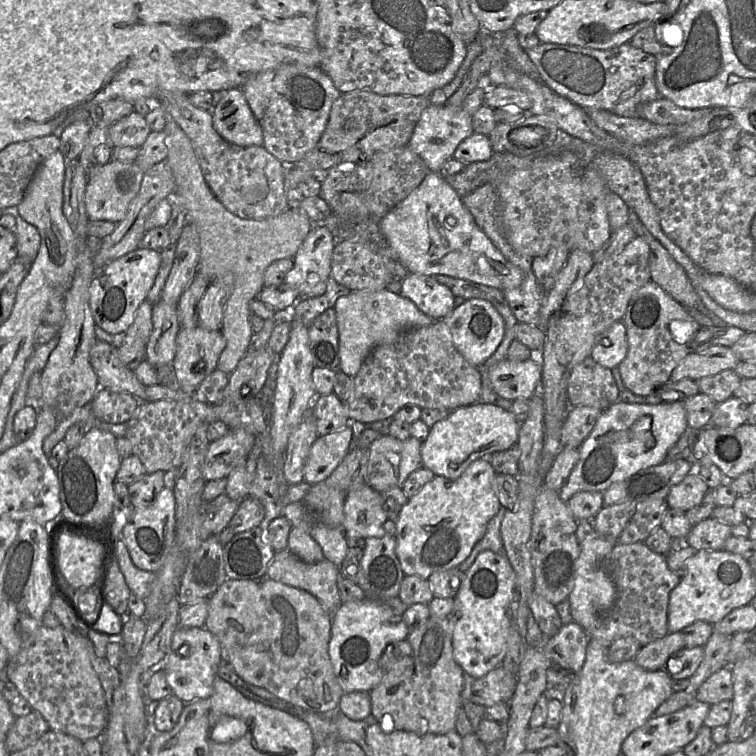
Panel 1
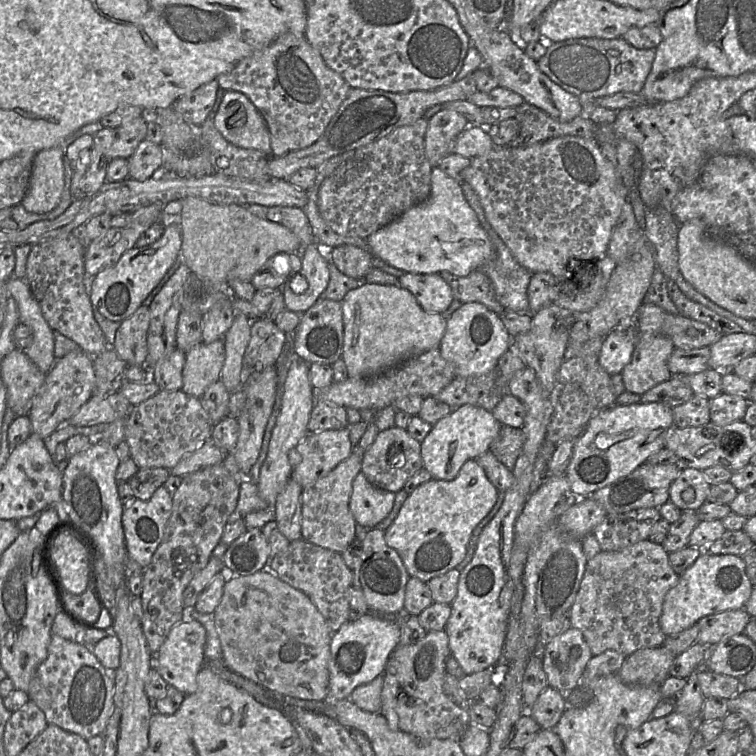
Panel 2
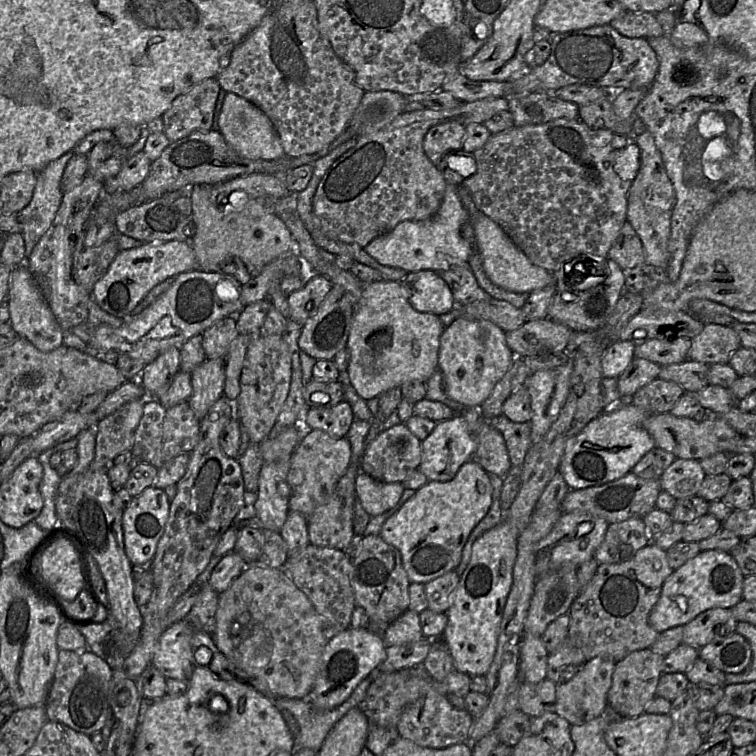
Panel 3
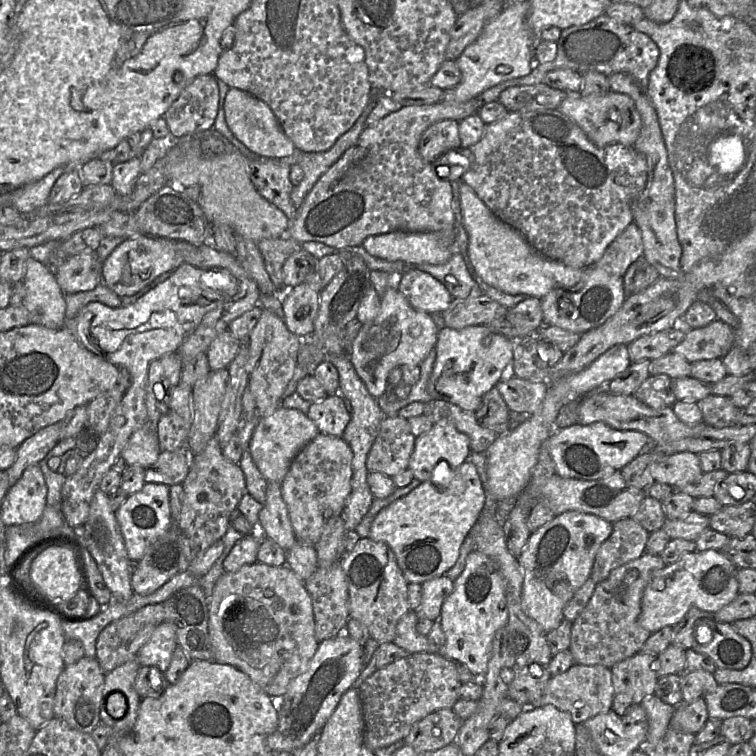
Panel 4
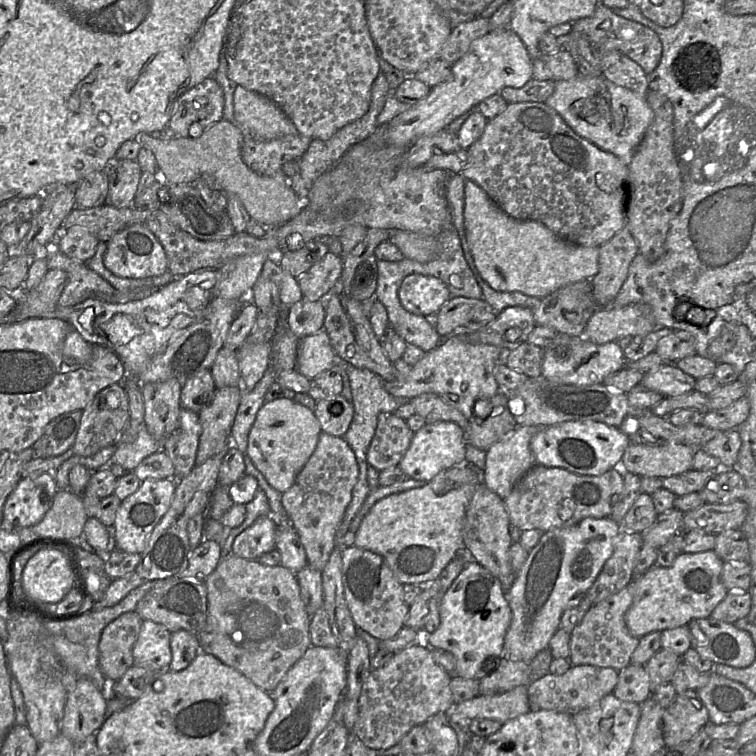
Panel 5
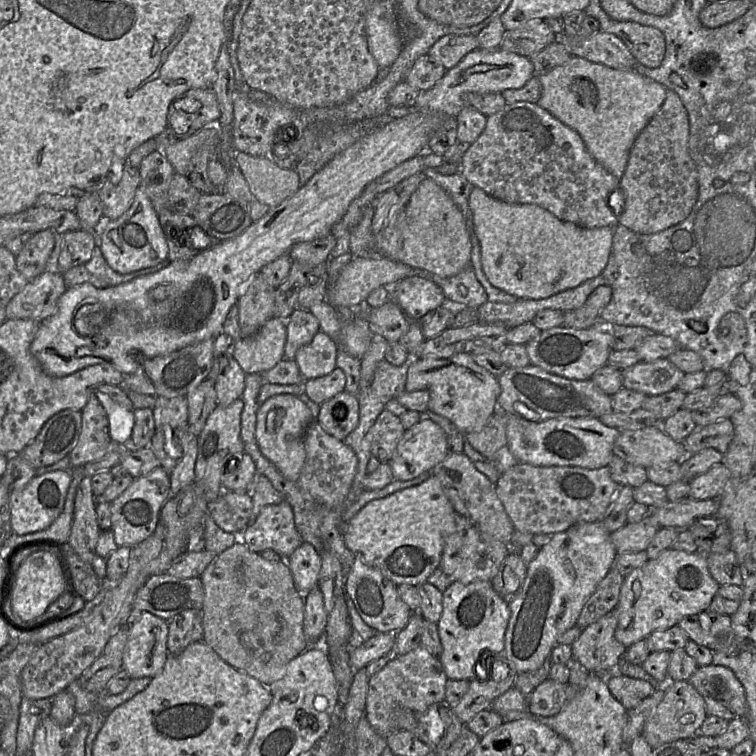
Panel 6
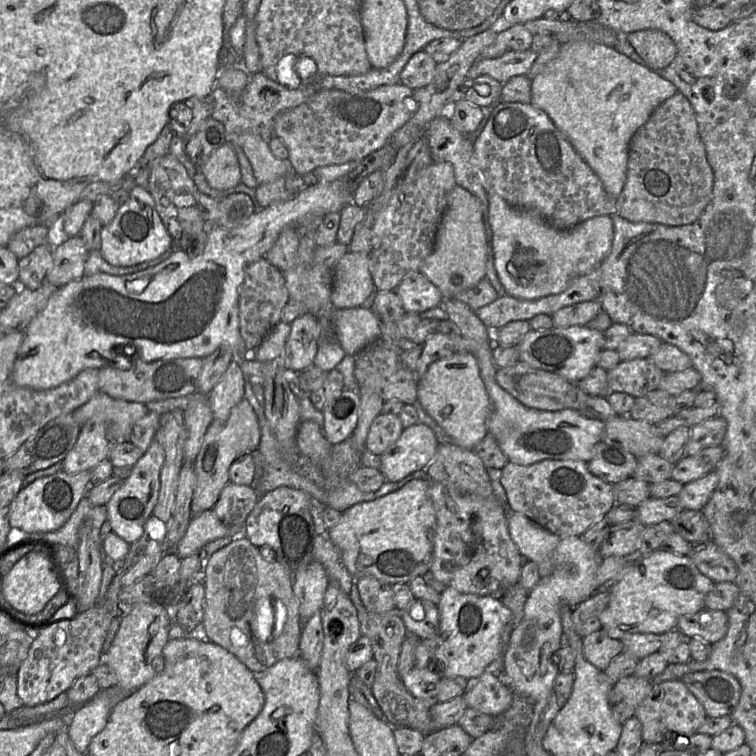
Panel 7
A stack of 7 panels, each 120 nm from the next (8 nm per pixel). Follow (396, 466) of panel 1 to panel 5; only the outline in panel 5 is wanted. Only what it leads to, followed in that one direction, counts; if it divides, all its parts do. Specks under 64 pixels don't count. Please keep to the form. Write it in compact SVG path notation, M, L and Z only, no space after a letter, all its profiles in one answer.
M394 413L379 416L378 425L367 452L367 461L378 471L399 465L409 448L414 432Z

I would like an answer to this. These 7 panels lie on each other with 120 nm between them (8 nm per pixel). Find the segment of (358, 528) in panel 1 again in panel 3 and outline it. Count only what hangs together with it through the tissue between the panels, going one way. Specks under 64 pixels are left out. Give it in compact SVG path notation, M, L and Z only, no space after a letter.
M359 472L355 480L356 497L371 517L392 509L404 490L402 483L381 482L364 472Z

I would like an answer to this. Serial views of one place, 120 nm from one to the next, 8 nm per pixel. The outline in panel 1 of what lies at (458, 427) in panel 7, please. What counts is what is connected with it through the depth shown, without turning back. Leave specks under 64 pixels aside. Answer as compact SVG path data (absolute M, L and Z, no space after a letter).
M481 298L465 300L444 318L444 322L450 329L455 348L476 367L495 353L505 334L502 316L489 301Z

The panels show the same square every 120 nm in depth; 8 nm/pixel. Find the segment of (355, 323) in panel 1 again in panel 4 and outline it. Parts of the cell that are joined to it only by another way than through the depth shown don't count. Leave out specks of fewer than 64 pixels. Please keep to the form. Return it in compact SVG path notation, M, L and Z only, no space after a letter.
M390 287L380 297L381 307L377 317L362 324L352 346L352 362L368 392L374 397L383 396L384 386L392 369L403 365L421 365L435 348L438 328L430 314L413 308L397 287Z

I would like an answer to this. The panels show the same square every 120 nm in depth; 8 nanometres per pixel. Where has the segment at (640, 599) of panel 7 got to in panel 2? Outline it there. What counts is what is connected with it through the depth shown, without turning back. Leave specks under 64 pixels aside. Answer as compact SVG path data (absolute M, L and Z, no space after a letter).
M702 552L665 595L659 619L660 628L669 636L691 627L703 617L727 610L743 609L752 589L742 557Z

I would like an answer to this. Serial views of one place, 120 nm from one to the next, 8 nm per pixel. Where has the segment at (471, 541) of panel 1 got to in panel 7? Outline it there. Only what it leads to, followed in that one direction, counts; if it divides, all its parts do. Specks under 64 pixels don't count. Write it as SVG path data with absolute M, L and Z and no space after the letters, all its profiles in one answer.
M415 479L400 489L373 501L353 505L341 515L340 522L329 529L332 542L339 549L342 559L352 579L375 577L390 585L409 583L413 578L424 575L432 563L433 530L436 525L436 512L429 497L430 479Z

